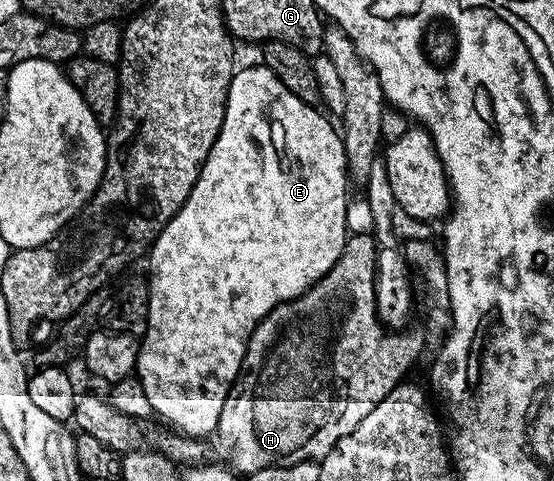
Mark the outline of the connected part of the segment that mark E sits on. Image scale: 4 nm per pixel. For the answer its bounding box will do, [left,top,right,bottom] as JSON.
[137,63,349,438]

